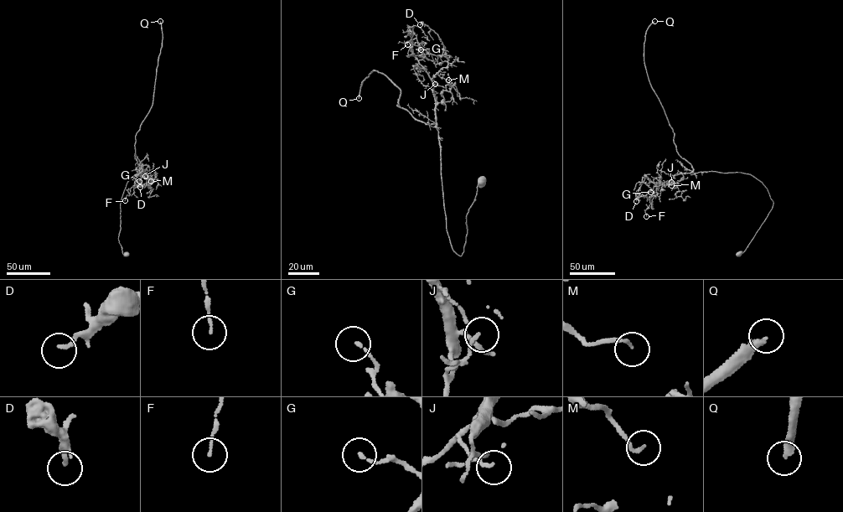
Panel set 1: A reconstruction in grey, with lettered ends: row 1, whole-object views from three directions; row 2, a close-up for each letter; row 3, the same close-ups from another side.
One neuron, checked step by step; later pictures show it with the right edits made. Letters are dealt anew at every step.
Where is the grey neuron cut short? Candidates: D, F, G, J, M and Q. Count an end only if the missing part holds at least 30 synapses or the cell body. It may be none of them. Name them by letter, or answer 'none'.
Q

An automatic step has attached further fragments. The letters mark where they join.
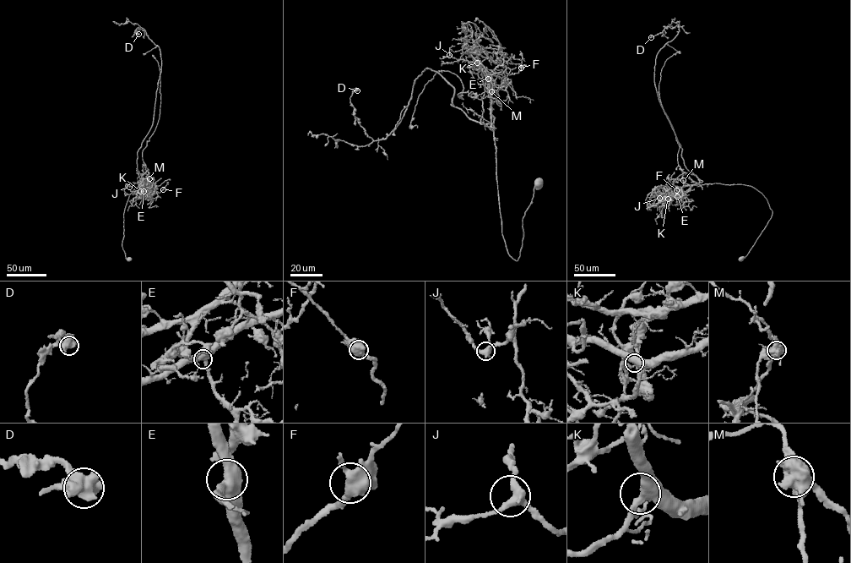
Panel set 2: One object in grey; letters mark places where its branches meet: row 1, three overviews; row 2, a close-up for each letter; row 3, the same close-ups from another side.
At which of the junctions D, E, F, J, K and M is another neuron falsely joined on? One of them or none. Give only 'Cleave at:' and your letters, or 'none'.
Cleave at: M

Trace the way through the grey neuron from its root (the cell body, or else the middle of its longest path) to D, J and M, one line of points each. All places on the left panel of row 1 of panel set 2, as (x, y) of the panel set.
D: (129, 259), (123, 213), (143, 181), (137, 152), (152, 123), (161, 64), (158, 46), (143, 29), (138, 34)
J: (129, 259), (126, 259), (121, 244), (124, 210), (133, 189), (145, 184), (143, 192), (135, 186), (129, 187)
M: (129, 259), (126, 259), (121, 244), (124, 210), (131, 193), (149, 178)

